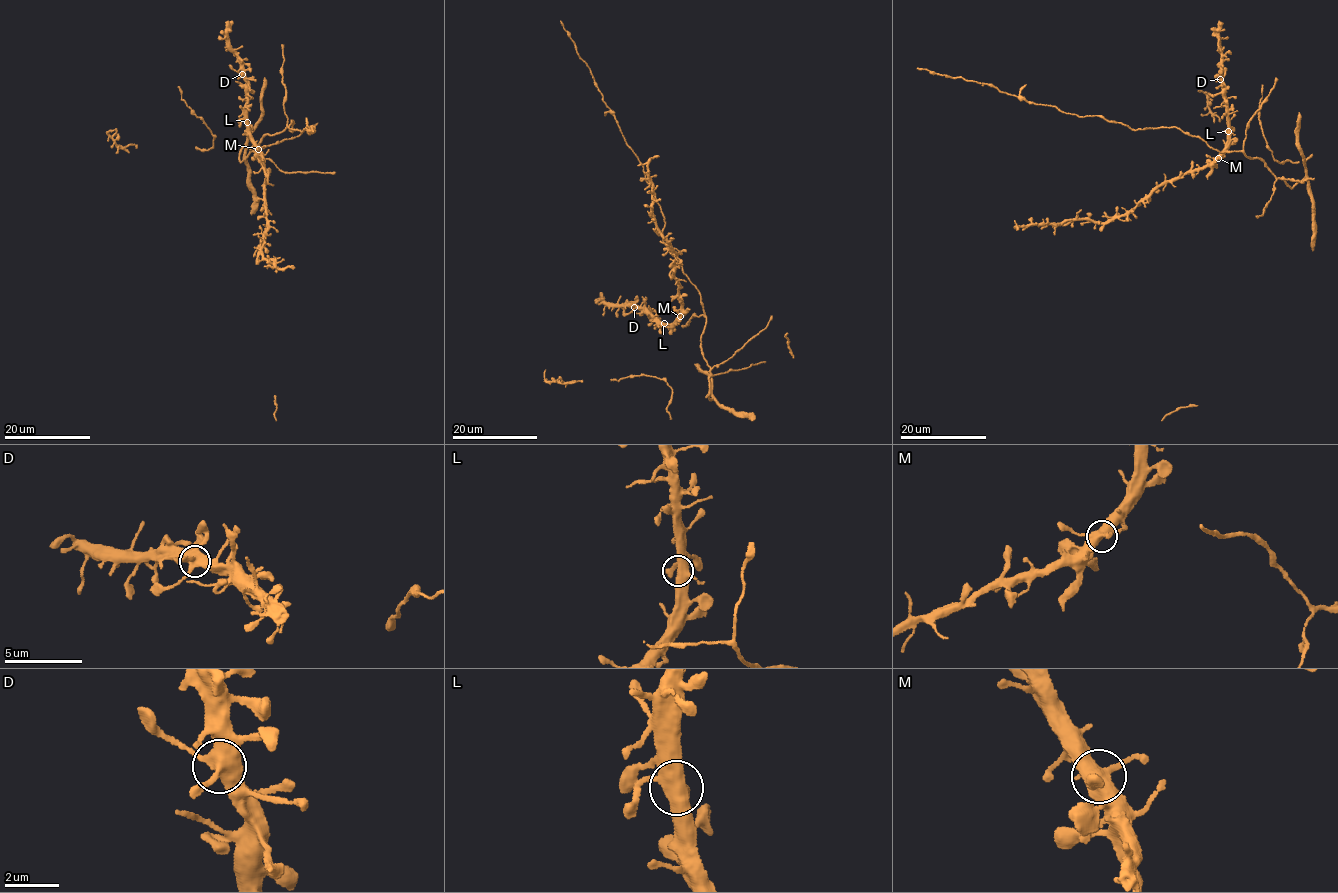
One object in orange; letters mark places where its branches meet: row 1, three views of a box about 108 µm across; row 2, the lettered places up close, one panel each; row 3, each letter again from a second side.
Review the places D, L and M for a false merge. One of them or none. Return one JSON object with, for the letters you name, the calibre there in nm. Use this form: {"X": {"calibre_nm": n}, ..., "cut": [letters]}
{"cut": []}

